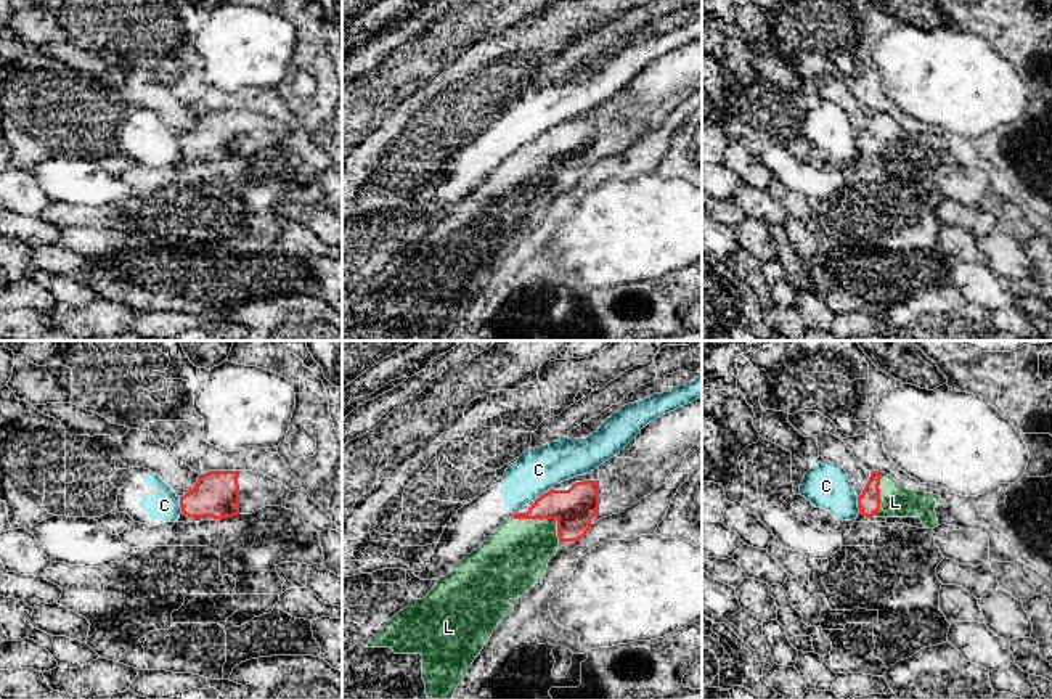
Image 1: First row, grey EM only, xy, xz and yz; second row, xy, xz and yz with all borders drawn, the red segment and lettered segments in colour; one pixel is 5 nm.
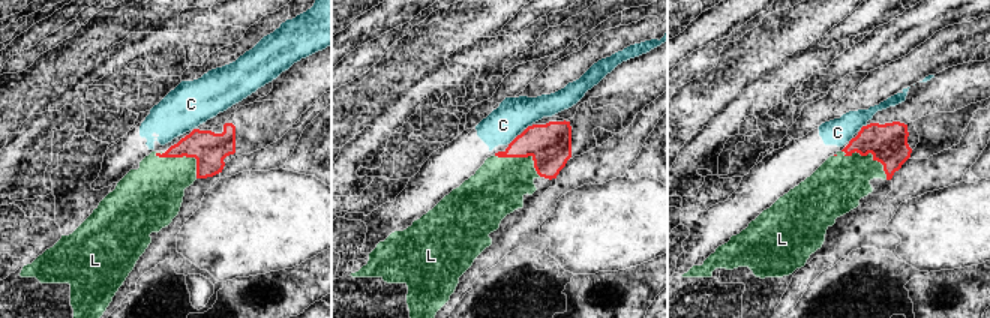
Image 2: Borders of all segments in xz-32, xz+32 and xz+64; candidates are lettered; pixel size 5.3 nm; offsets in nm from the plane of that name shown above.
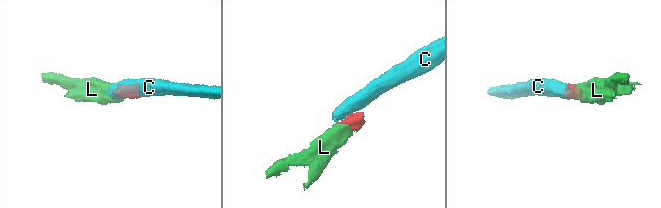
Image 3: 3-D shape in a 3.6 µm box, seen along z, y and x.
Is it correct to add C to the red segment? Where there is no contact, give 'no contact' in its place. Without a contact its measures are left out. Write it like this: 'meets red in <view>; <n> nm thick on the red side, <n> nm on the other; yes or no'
meets red in yz; 110 nm thick on the red side, 220 nm on the other; no

